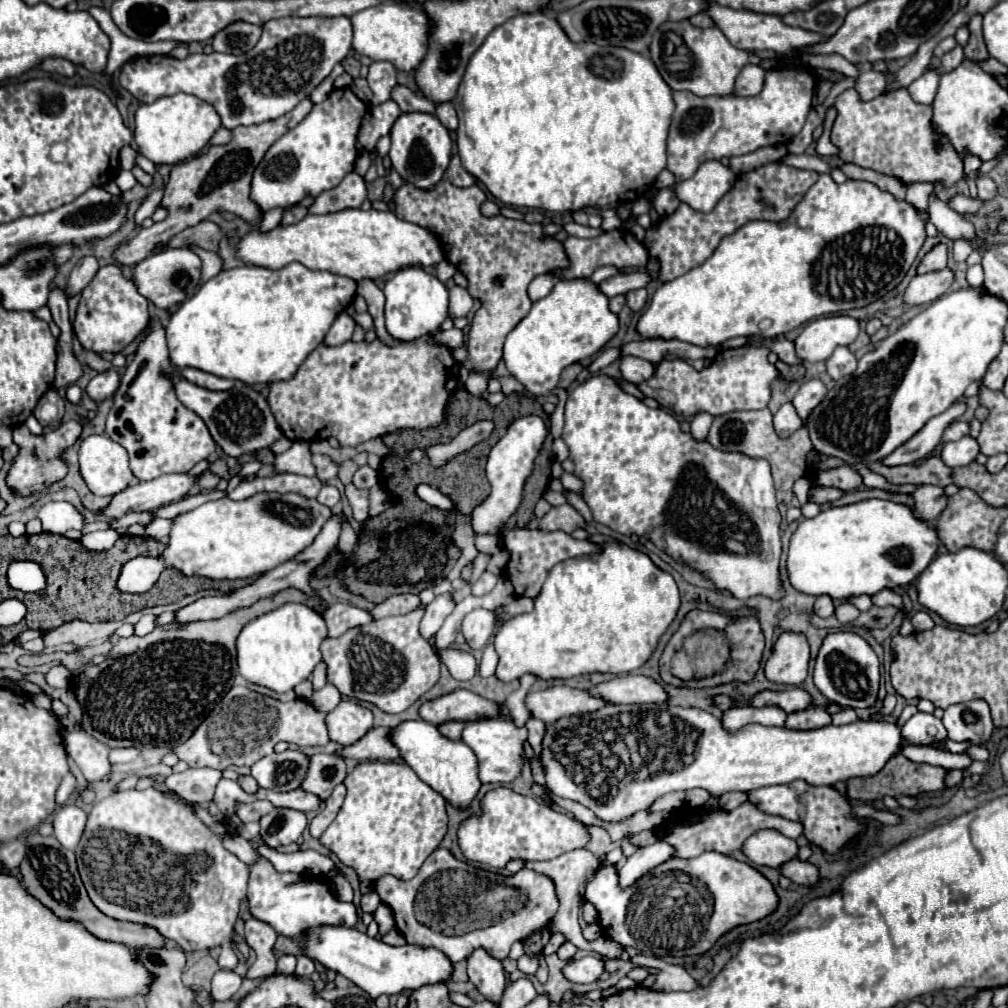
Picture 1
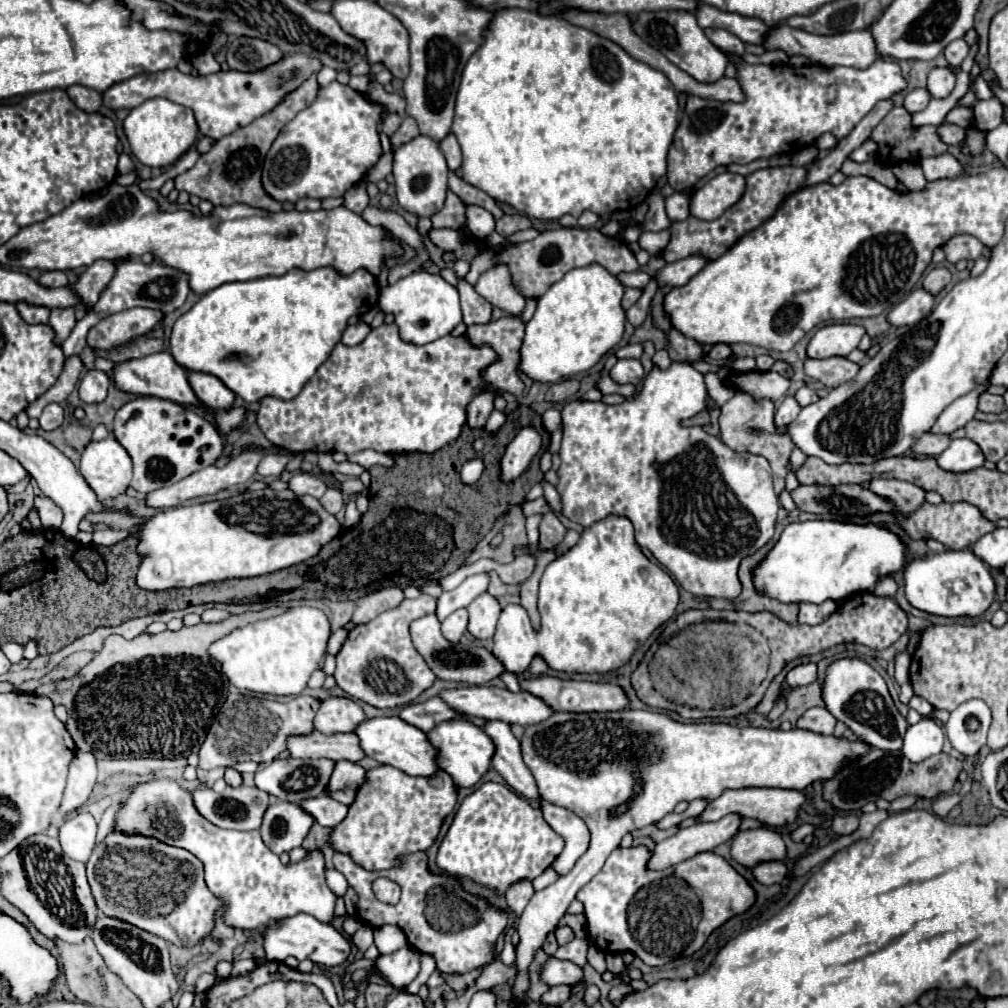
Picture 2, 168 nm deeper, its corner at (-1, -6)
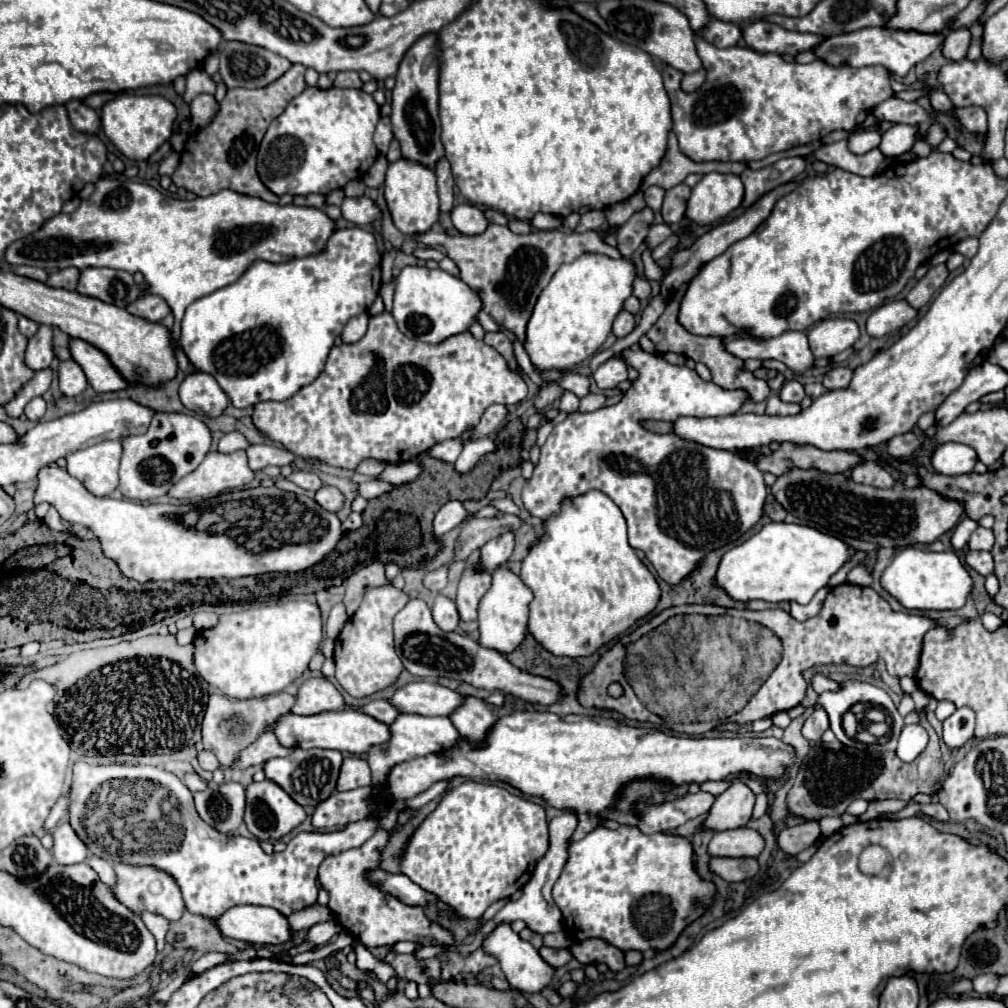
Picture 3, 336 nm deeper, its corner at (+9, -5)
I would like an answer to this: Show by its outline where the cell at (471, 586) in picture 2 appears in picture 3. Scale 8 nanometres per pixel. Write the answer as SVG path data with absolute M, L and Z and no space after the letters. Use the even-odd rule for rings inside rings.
M501 534L495 540L489 540L483 548L481 548L481 568L477 570L485 570L485 572L493 572L495 568L499 568L501 564L505 564L509 560L513 552L513 534Z

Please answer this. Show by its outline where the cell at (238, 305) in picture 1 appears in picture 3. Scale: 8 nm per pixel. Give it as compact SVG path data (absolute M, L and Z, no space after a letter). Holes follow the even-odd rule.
M361 228L335 230L323 254L295 258L283 264L259 260L237 282L195 300L181 320L179 344L197 370L209 372L219 382L235 408L247 408L265 400L287 400L319 376L329 350L347 320L367 312L377 298L379 288L381 254L377 250L375 234Z

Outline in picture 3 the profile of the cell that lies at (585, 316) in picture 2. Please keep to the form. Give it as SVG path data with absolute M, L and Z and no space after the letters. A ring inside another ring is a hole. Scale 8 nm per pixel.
M583 254L575 262L563 264L541 292L525 330L525 352L541 370L571 370L597 354L615 316L623 310L623 300L631 296L635 268L629 258L613 260L601 254Z

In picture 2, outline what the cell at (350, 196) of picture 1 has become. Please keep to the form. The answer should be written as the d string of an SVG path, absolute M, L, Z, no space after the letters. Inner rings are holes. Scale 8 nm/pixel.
M365 181L359 185L353 185L345 195L345 207L353 213L363 213L363 209L369 205L369 197L365 191Z

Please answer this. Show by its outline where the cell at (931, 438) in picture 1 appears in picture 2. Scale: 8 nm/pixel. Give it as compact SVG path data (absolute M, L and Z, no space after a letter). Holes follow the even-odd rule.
M985 381L983 385L975 387L973 391L969 391L967 395L955 399L937 419L937 423L933 425L933 433L953 433L959 427L965 427L965 423L969 423L977 411L977 401L979 397L987 391L989 381Z

